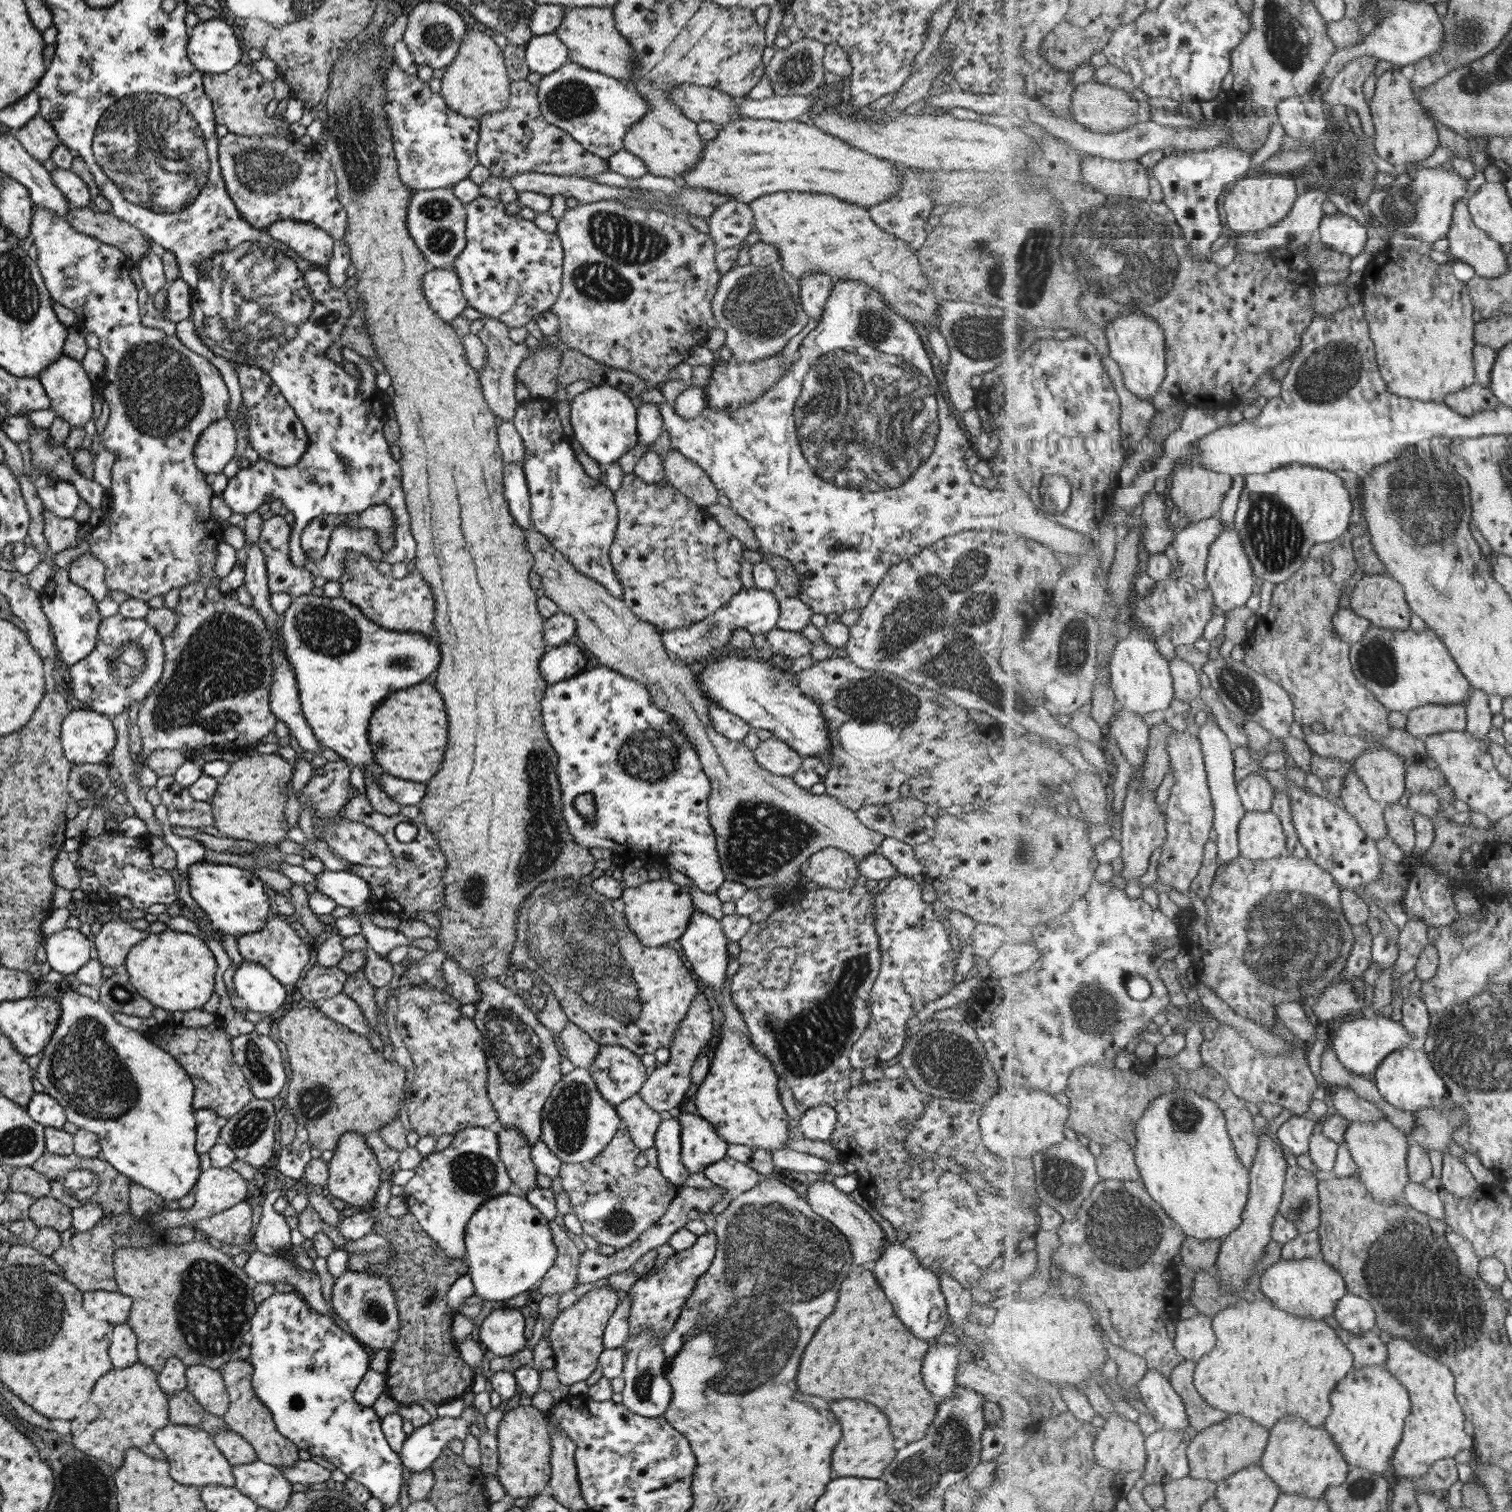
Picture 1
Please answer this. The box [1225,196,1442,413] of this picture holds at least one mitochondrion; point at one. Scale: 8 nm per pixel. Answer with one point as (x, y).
(1331, 371)

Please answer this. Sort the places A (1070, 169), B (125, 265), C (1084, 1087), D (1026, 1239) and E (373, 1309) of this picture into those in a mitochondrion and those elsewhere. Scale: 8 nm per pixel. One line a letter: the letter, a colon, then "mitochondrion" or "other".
A: other
B: other
C: other
D: other
E: mitochondrion

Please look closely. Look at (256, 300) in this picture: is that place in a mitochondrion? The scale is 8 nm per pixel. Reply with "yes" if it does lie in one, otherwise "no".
yes

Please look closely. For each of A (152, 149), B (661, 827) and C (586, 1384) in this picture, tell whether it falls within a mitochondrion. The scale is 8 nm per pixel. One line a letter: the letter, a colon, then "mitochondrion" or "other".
A: mitochondrion
B: other
C: other

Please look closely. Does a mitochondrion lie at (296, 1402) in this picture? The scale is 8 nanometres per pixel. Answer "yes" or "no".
no

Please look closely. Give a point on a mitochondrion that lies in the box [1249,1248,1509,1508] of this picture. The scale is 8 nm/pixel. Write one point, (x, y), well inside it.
(1372, 1479)

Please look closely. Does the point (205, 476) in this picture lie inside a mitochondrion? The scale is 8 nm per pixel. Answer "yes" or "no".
no

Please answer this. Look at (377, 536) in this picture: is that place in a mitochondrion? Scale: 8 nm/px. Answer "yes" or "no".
no

